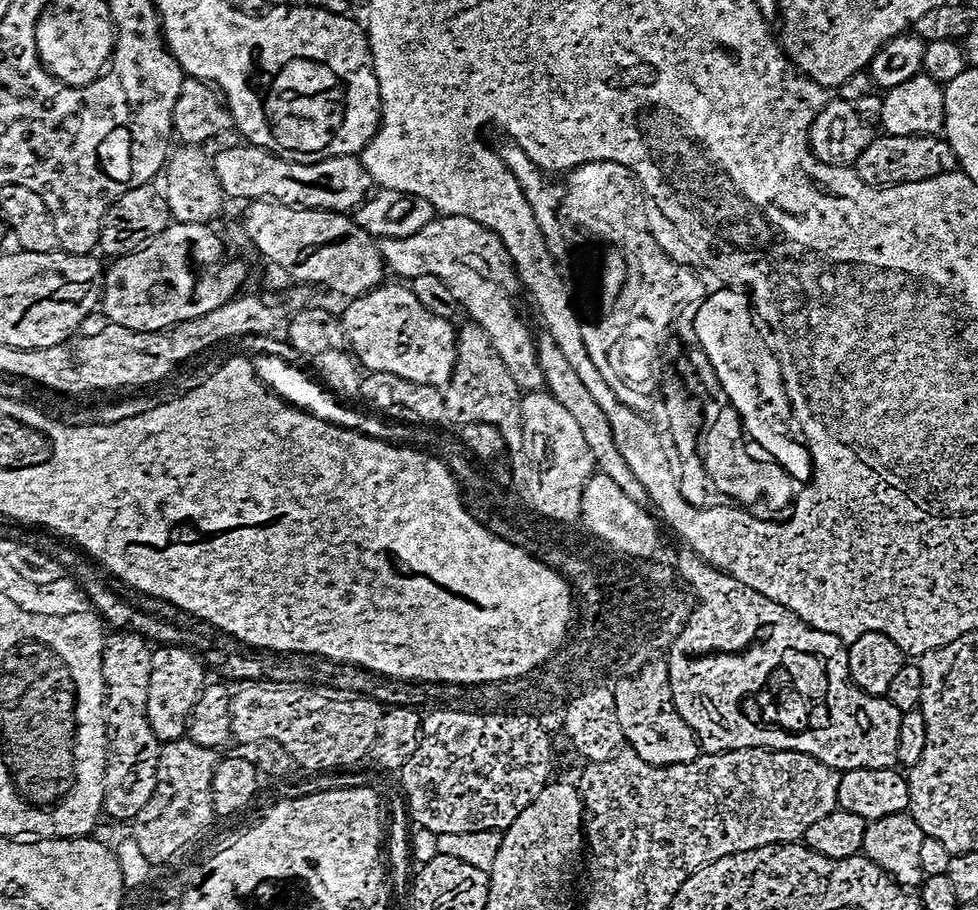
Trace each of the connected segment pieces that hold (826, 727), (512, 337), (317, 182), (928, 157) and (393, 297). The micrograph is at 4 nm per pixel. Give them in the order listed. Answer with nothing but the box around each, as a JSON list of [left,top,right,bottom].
[[667,600,901,770],[379,215,541,391],[212,142,374,213],[854,135,957,188],[342,282,456,386]]

